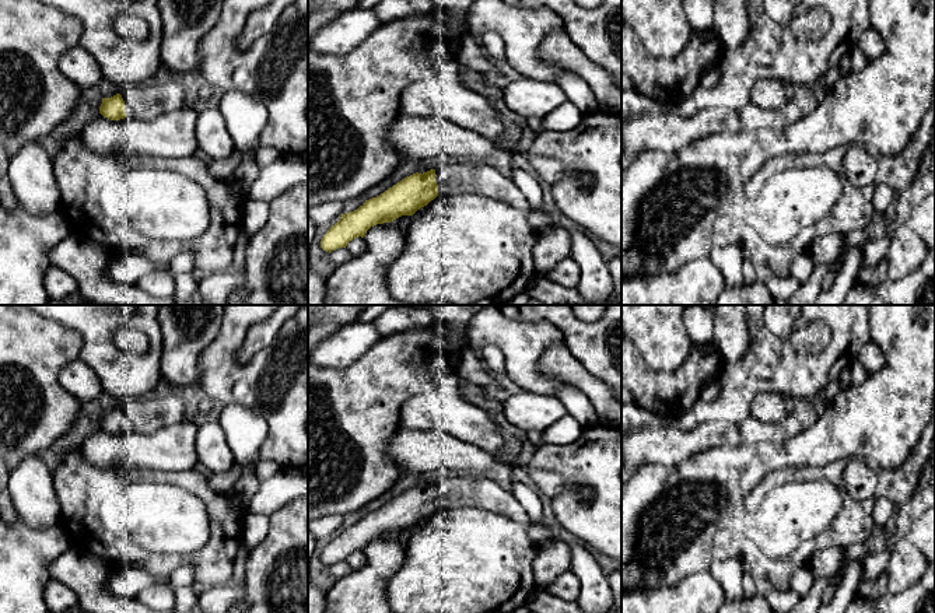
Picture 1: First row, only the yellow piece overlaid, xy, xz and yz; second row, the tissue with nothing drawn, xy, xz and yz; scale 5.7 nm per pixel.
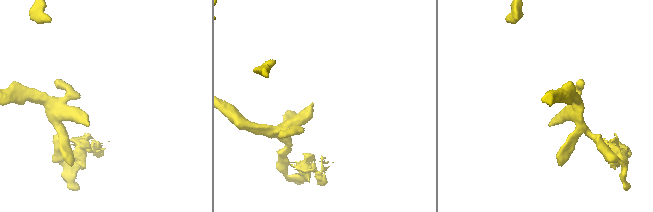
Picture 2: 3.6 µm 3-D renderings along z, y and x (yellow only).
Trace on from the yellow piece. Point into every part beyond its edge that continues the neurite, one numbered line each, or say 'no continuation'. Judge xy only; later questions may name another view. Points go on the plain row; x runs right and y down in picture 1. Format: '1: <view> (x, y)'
1: xy (147, 414)

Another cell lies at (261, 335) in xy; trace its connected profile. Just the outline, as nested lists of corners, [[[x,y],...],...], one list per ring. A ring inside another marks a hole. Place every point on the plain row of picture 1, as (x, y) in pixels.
[[[279,305],[277,309],[263,322],[253,325],[237,354],[239,362],[248,362],[262,348],[270,346],[281,326],[301,308],[302,305]]]

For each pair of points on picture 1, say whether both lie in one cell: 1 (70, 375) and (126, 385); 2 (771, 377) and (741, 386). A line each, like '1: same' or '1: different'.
1: different
2: same

